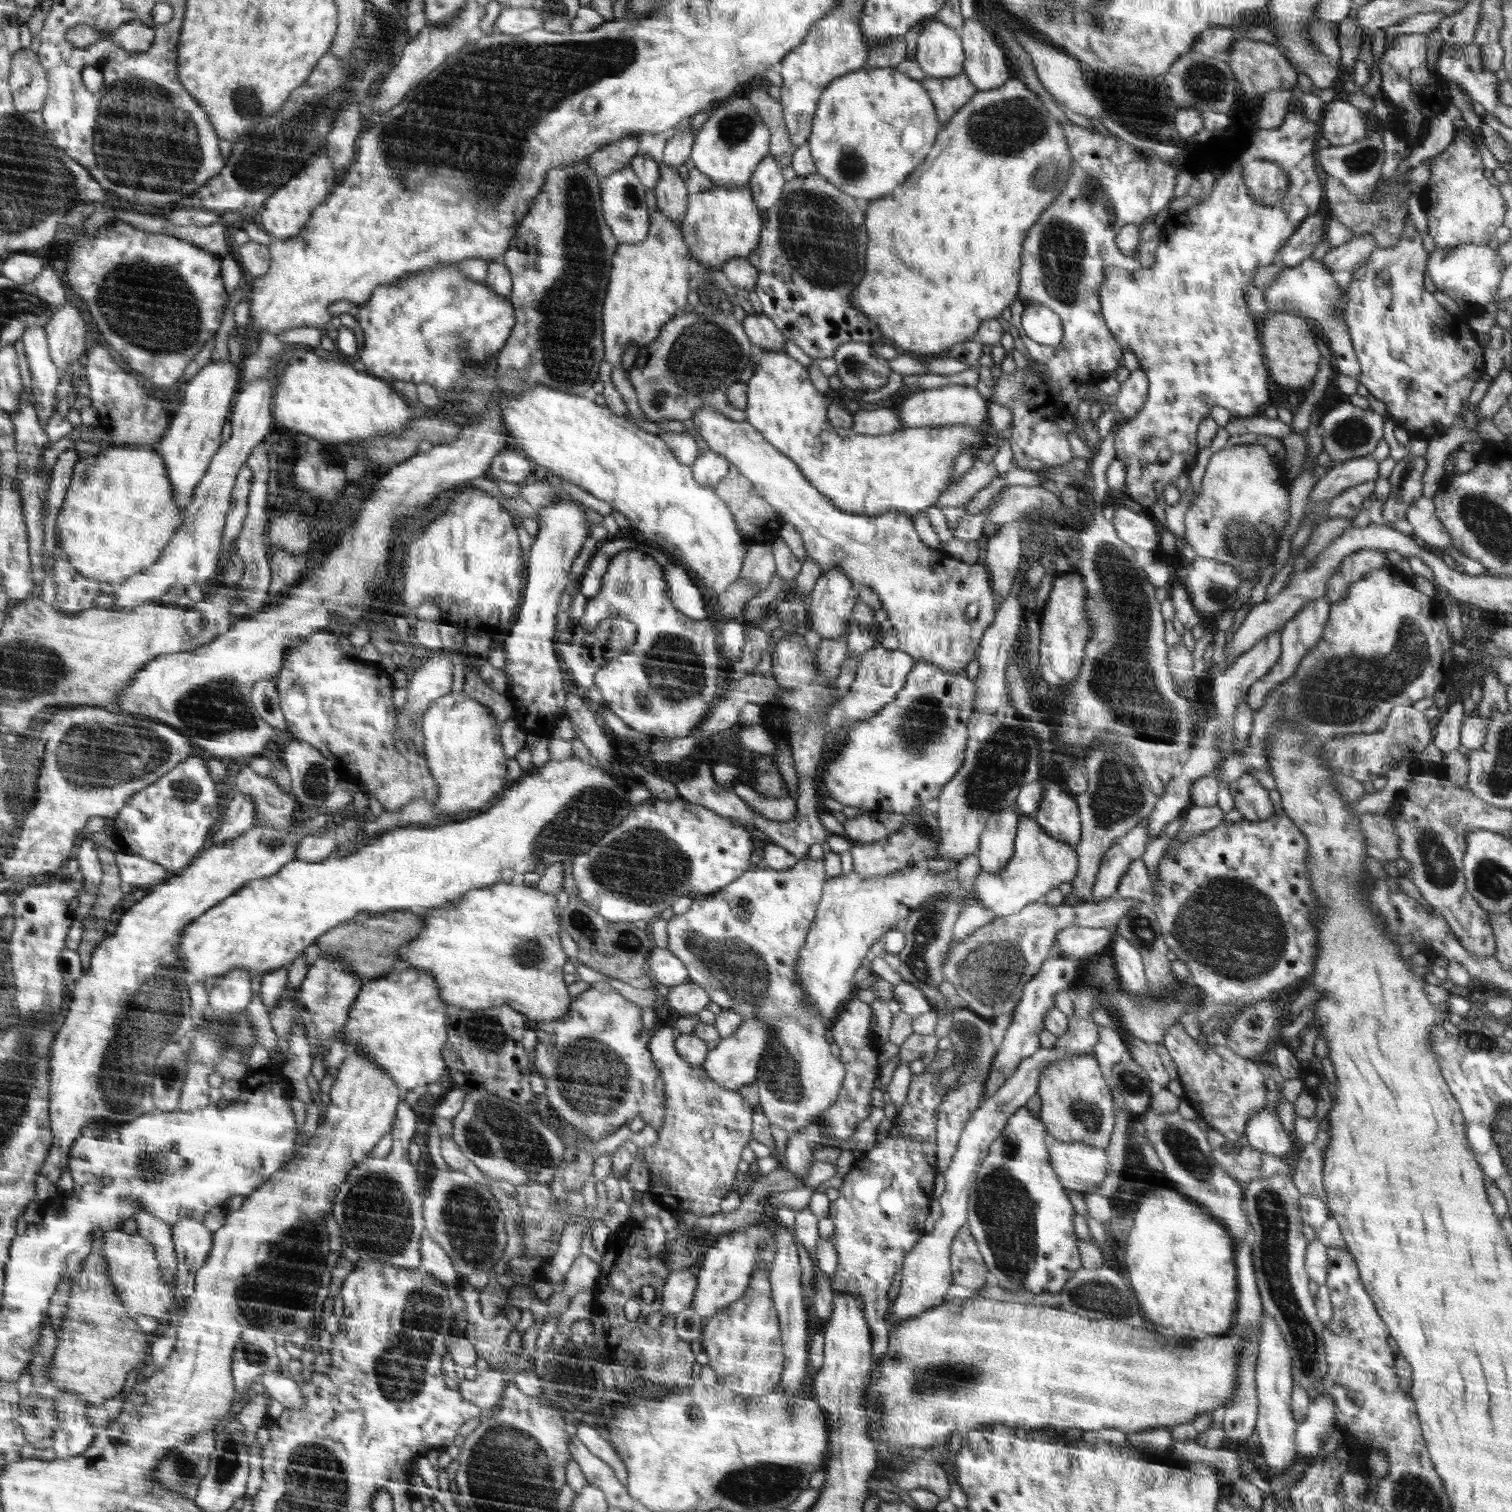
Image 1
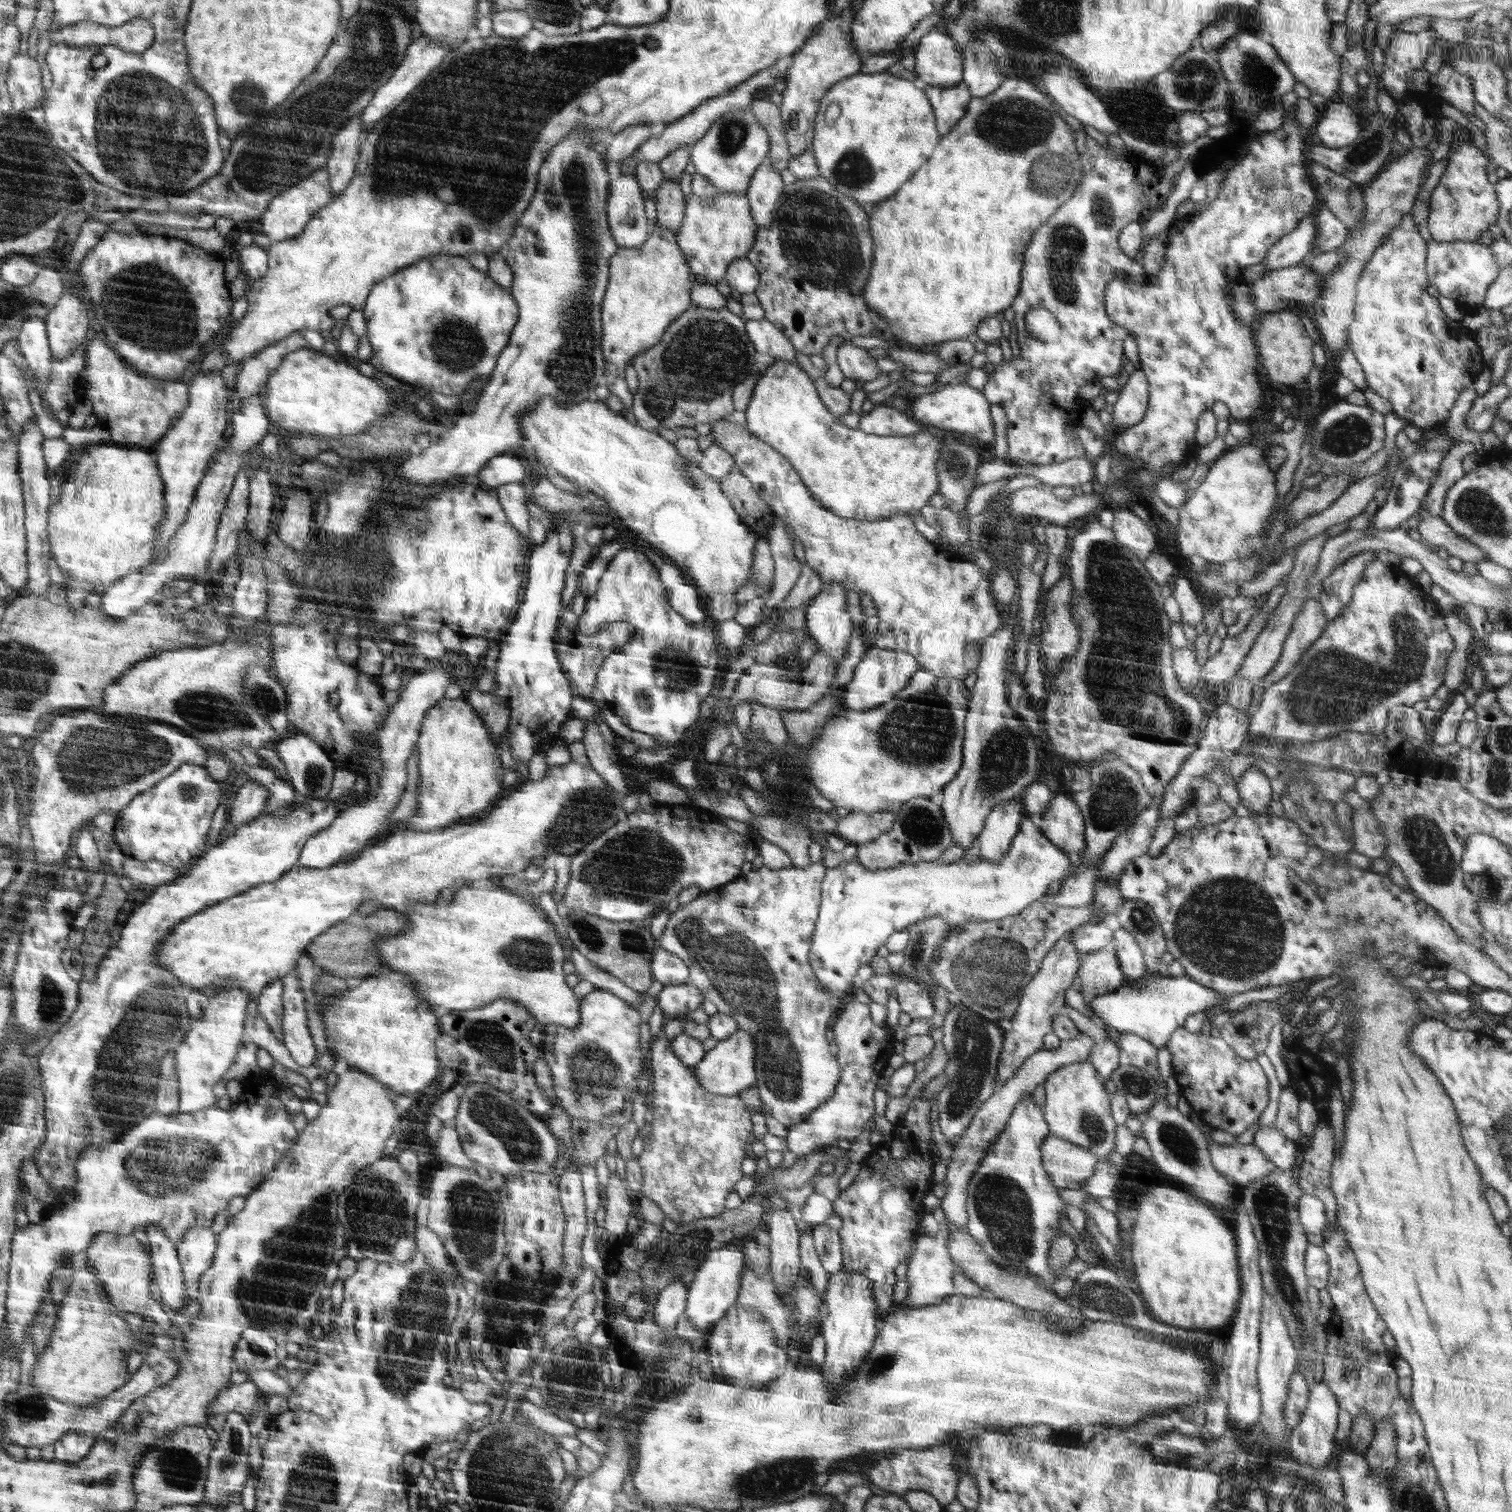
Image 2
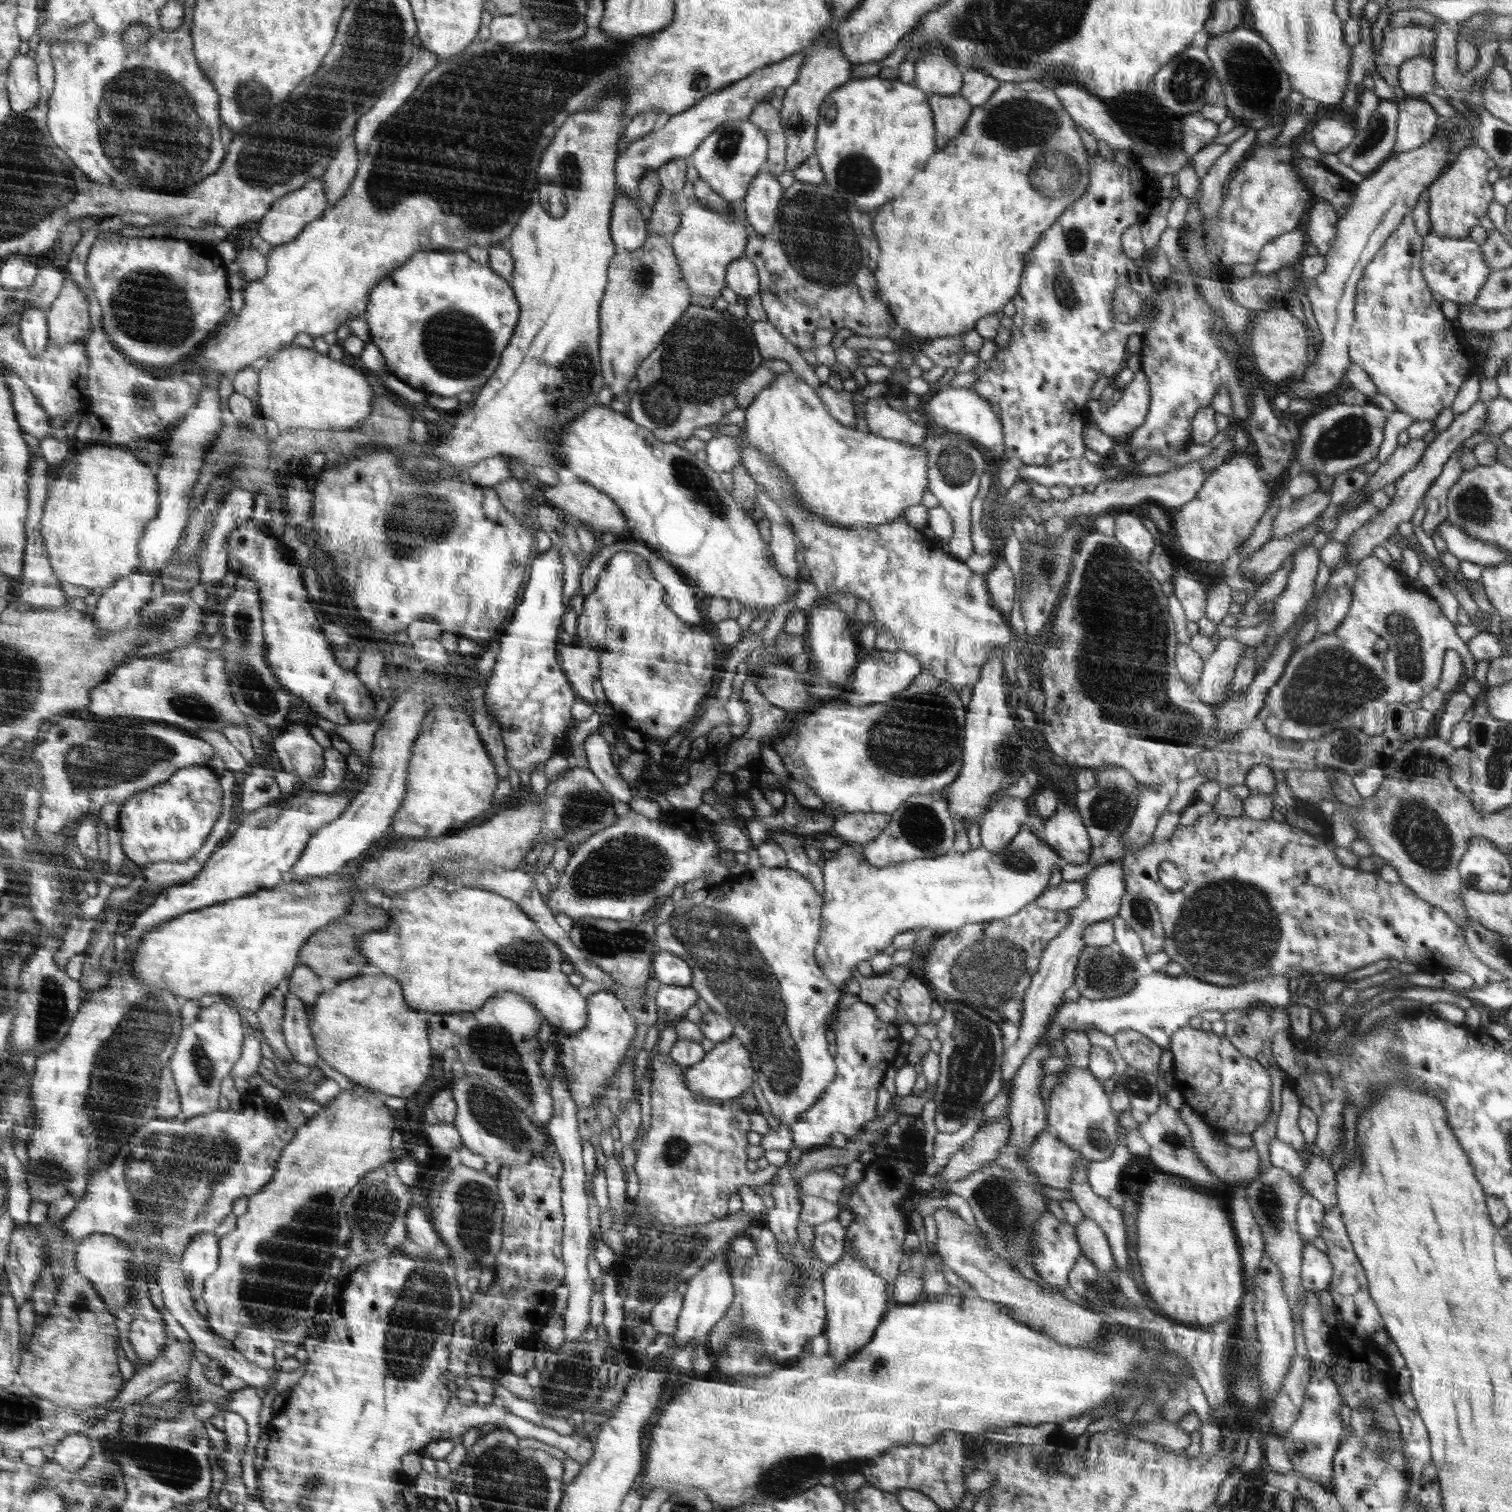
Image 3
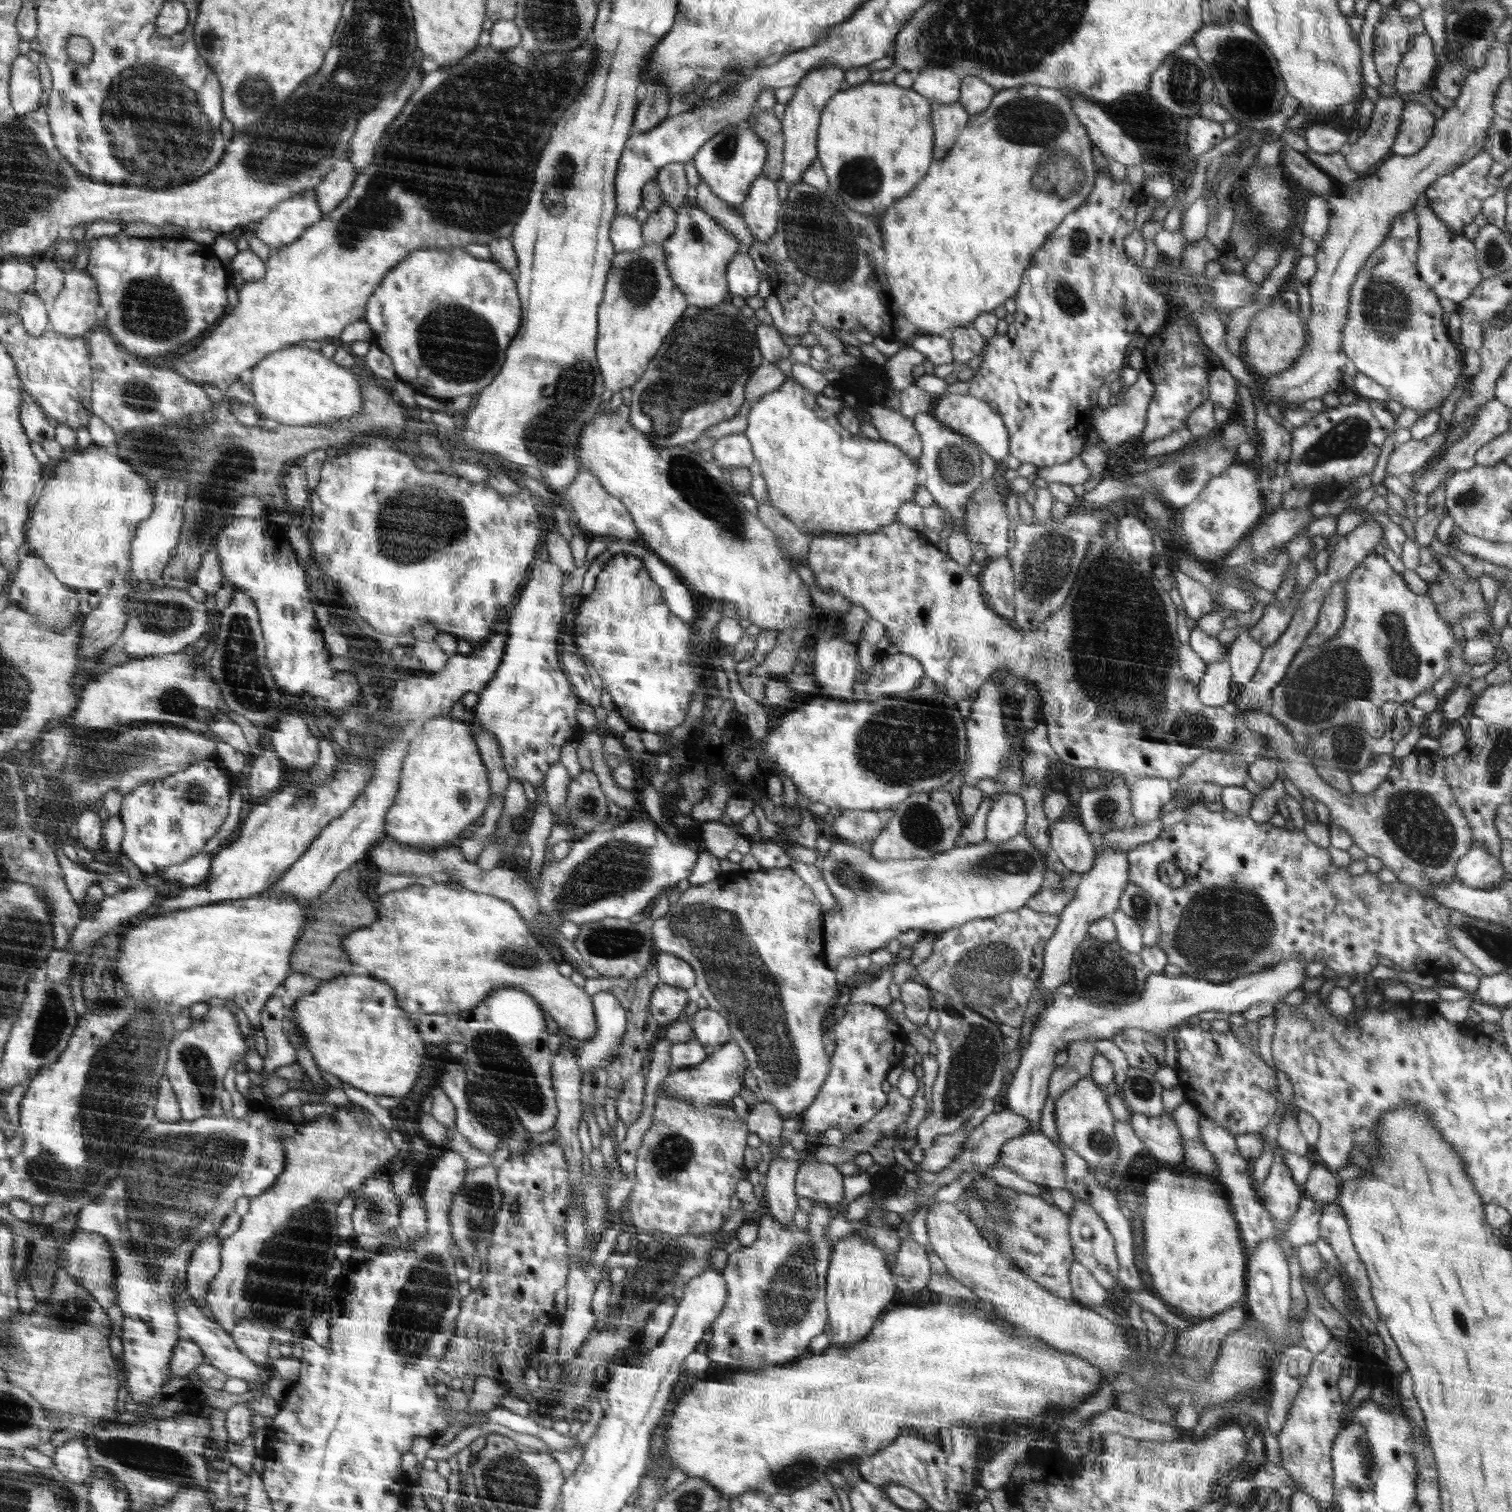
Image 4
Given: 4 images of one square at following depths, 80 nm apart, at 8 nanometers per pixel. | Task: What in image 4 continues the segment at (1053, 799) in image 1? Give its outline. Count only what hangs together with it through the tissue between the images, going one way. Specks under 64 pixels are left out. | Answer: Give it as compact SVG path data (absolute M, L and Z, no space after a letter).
M1076 817L1062 818L1052 824L1050 846L1058 855L1058 860L1078 877L1095 866L1097 853L1088 832Z

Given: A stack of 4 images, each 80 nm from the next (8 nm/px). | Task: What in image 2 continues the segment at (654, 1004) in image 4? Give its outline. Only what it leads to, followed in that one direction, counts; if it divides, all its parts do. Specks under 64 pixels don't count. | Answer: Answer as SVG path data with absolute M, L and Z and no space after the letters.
M692 984L663 985L657 996L665 1021L685 1018L688 1012L701 1008L704 999L704 992Z

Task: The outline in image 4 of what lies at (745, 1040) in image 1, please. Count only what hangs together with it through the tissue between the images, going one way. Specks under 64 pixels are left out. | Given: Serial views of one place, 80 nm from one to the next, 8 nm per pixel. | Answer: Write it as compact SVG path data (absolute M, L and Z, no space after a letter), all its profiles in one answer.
M729 1041L722 1048L716 1049L700 1065L694 1067L671 1069L660 1083L658 1093L662 1091L668 1095L667 1099L676 1099L683 1103L704 1108L716 1103L731 1102L744 1087L744 1072L749 1070L749 1062L743 1049L736 1041Z

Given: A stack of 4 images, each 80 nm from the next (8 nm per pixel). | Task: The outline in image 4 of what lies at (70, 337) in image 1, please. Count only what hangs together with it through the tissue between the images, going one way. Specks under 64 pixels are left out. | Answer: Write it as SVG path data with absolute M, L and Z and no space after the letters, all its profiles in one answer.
M87 269L65 272L64 288L50 314L50 328L66 337L88 334L96 322L99 286Z

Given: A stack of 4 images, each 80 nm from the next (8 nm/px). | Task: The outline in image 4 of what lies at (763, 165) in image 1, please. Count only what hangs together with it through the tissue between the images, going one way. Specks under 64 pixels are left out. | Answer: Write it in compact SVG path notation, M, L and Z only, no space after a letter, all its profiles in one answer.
M760 176L751 184L750 194L741 206L743 219L754 239L766 242L775 233L780 205L775 181Z

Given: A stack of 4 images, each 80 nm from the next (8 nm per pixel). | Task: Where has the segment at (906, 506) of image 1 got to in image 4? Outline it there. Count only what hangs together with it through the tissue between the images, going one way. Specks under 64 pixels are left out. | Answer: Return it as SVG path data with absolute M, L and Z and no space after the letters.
M786 379L776 390L764 393L758 402L753 403L752 409L748 416L748 429L743 432L747 439L751 442L751 447L755 456L755 460L759 462L761 473L768 487L768 496L770 504L780 509L787 517L790 517L792 522L799 524L802 532L808 534L809 538L812 535L821 535L822 533L869 533L878 531L880 527L887 527L896 521L897 512L900 506L905 502L914 500L914 492L921 483L921 466L915 463L898 445L889 443L888 441L879 439L873 440L866 436L856 435L856 440L862 446L862 454L860 458L854 456L846 456L842 452L842 436L828 424L828 416L826 412L816 404L814 393L807 390L800 383L795 382L793 379Z

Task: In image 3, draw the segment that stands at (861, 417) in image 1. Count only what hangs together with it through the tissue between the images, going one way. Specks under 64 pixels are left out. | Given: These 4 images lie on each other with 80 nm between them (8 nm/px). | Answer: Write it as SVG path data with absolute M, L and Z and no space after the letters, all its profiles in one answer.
M885 398L868 400L865 405L868 432L907 442L919 447L925 440L927 432L902 412L896 412L888 405Z

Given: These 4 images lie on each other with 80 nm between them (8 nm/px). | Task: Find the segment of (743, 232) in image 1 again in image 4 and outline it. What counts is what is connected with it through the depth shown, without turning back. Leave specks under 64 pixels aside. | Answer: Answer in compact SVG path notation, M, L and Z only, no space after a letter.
M694 203L677 210L674 232L663 242L672 282L684 293L688 304L696 307L714 307L724 302L726 268L740 252L736 237L724 228L713 216Z

